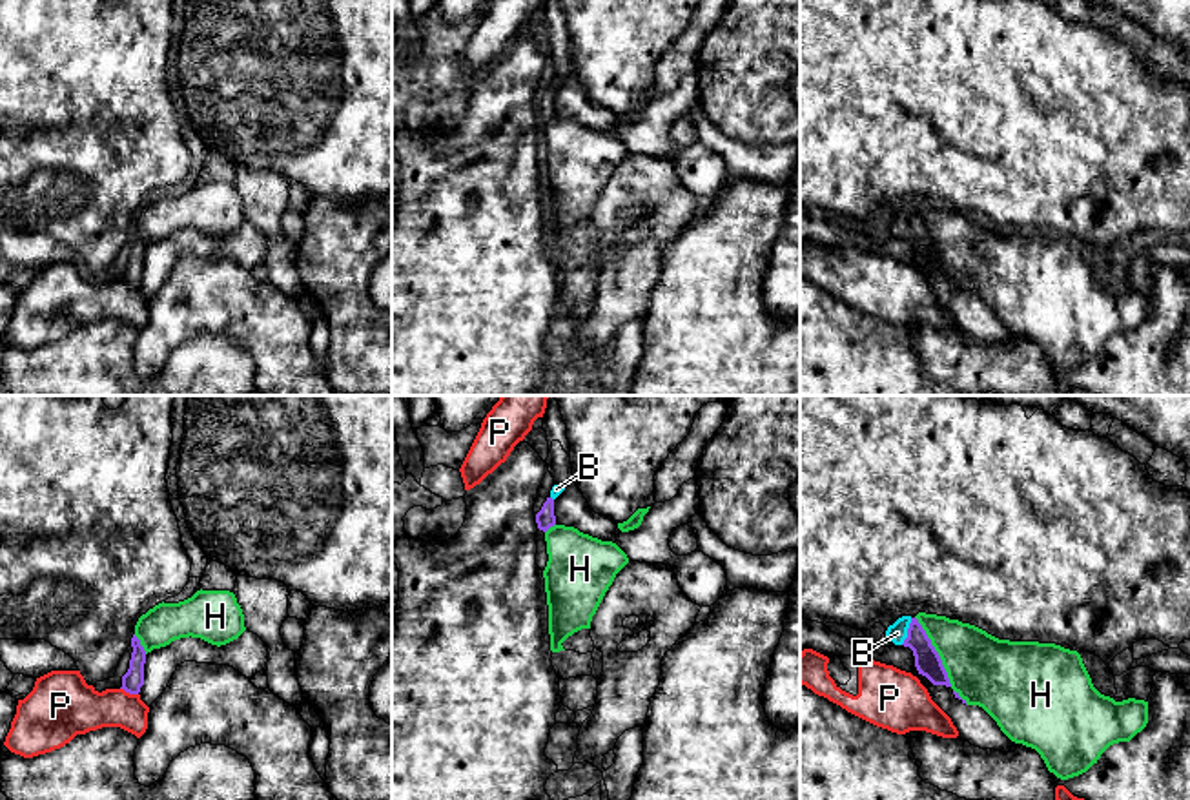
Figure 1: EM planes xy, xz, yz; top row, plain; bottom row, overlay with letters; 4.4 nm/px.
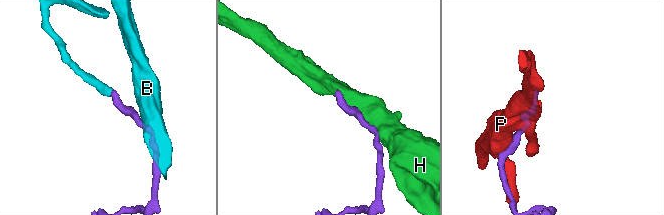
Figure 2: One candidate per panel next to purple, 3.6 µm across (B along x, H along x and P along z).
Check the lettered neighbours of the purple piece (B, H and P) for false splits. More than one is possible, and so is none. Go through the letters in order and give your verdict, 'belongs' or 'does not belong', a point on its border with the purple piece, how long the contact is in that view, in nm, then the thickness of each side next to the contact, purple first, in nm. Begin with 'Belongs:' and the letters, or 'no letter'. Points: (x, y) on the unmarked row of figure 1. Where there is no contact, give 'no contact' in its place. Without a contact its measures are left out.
Belongs: B
B: belongs; meets purple in yz at (908, 223); contact 130 nm long; 120 nm thick on the purple side, 90 nm on the other
H: does not belong; meets purple in yz at (935, 243); contact 360 nm long; 120 nm thick on the purple side, 300 nm on the other
P: does not belong; meets purple in xy at (130, 285); contact 90 nm long; 90 nm thick on the purple side, 240 nm on the other

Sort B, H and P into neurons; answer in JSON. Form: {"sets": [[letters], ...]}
{"sets": [["B"], ["H"], ["P"]]}

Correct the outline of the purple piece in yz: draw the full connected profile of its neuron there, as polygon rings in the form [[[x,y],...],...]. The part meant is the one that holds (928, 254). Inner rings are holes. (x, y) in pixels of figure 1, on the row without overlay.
[[[898,210],[887,219],[886,228],[895,237],[904,237],[913,242],[918,266],[926,268],[933,277],[951,279],[942,251],[917,210]]]

